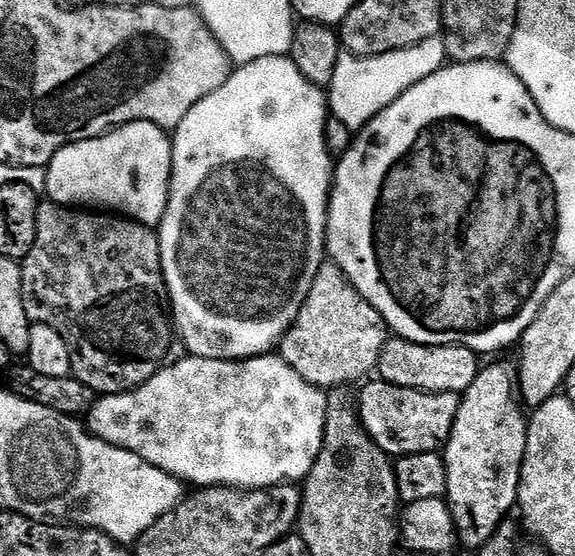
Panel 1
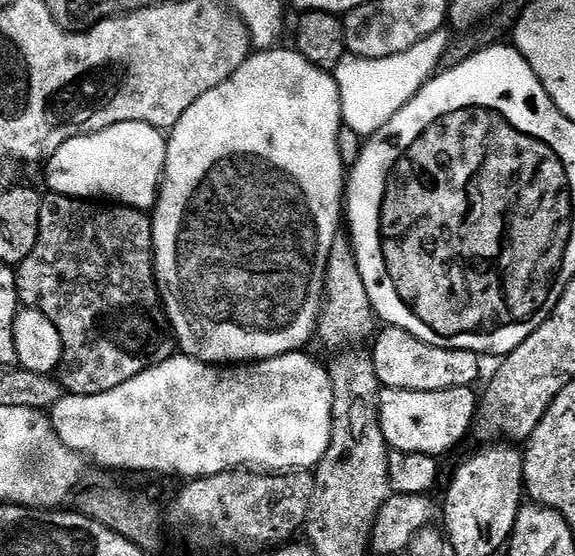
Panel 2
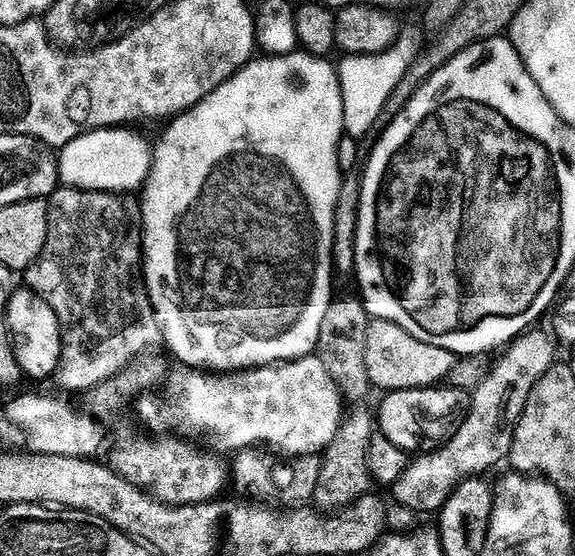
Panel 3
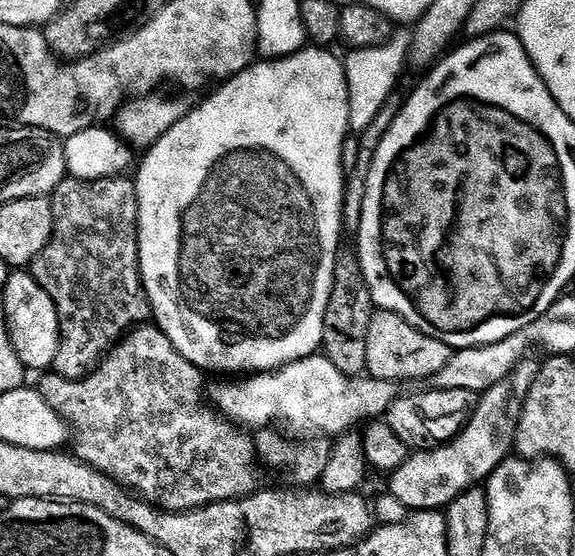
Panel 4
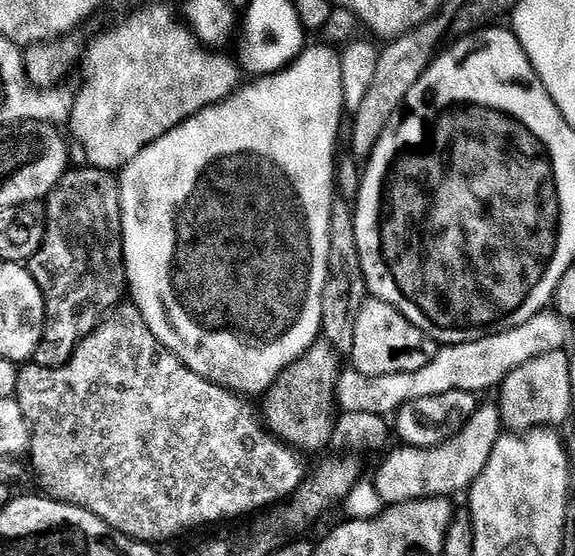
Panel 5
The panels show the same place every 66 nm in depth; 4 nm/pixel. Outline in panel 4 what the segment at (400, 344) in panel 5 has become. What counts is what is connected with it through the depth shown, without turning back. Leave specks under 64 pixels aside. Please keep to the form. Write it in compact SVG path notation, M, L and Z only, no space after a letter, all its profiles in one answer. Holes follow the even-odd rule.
M377 311L370 322L370 330L366 334L366 369L367 375L374 380L424 380L435 378L446 366L450 355L442 342L422 334L414 326L407 324L396 313Z

